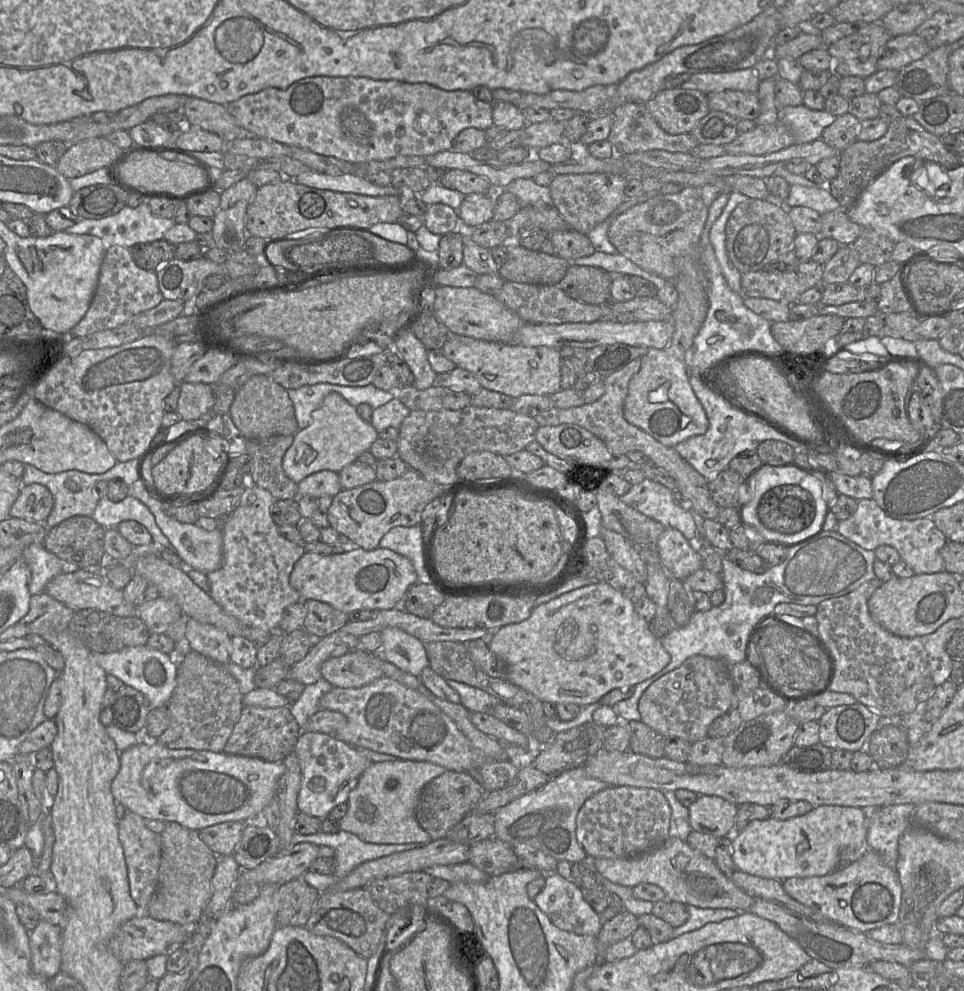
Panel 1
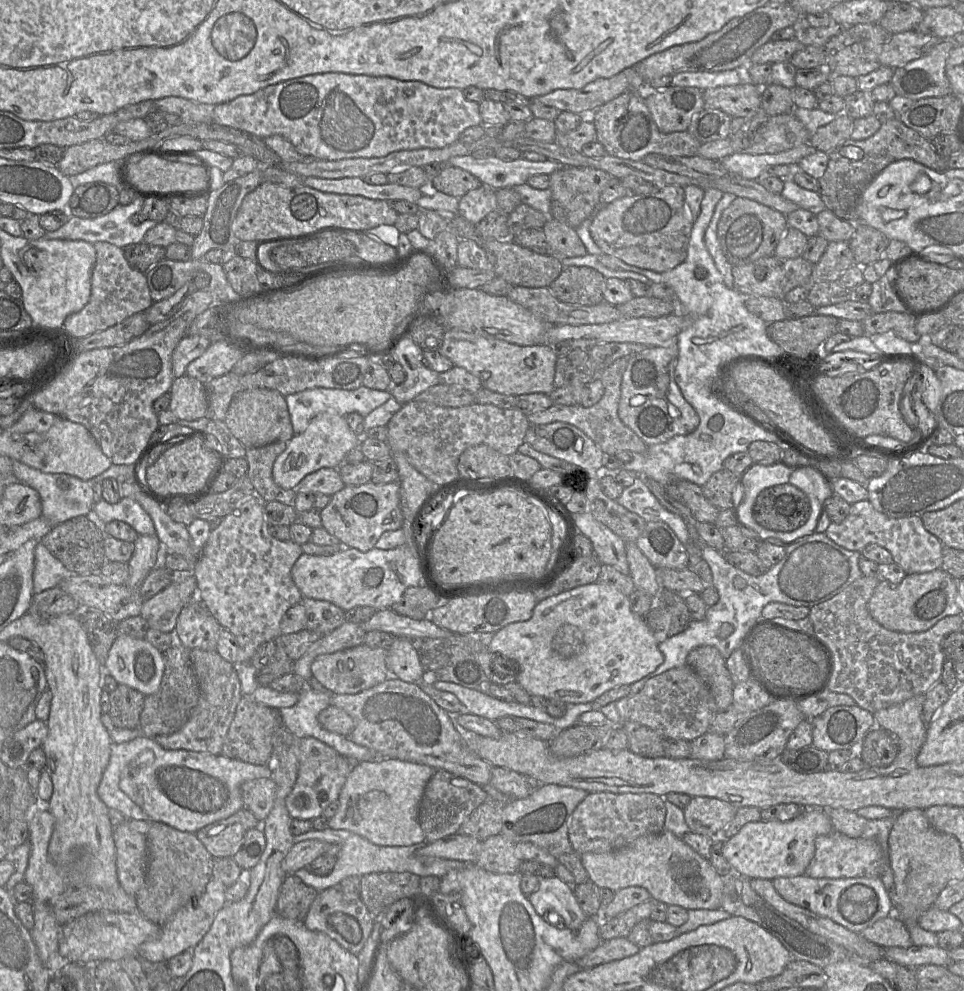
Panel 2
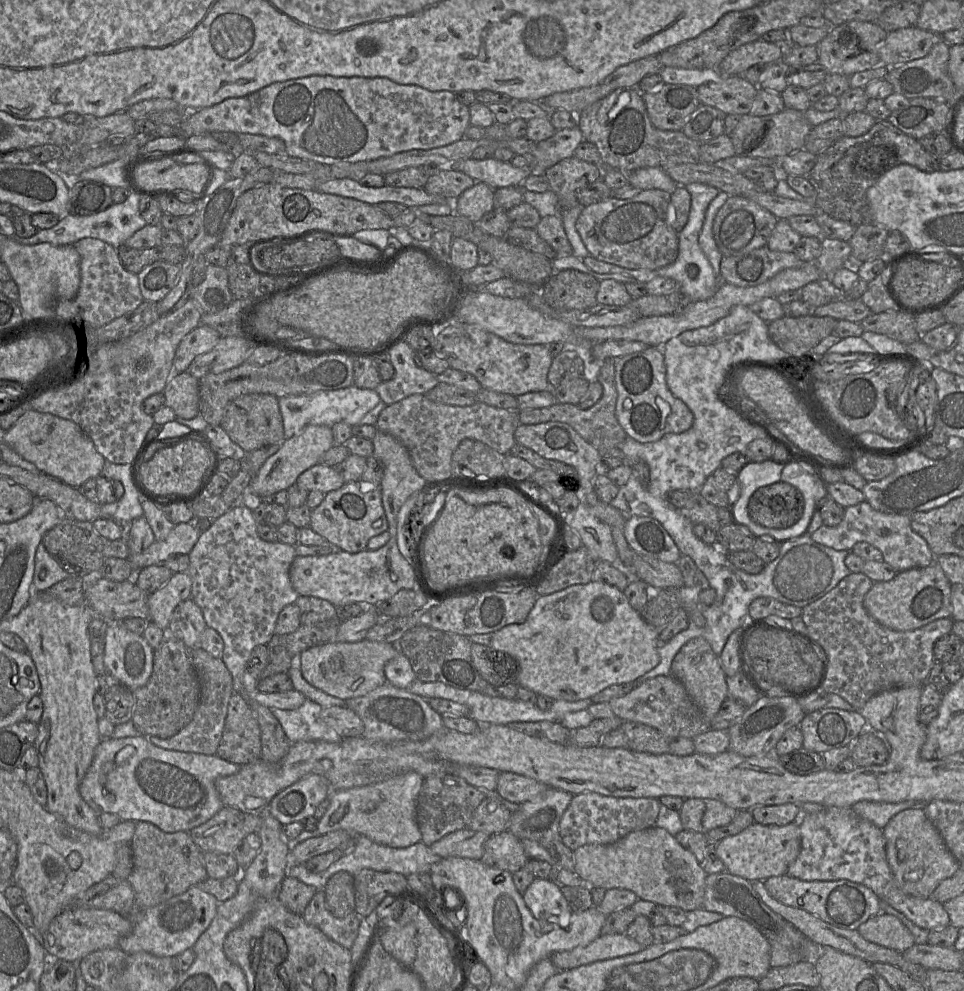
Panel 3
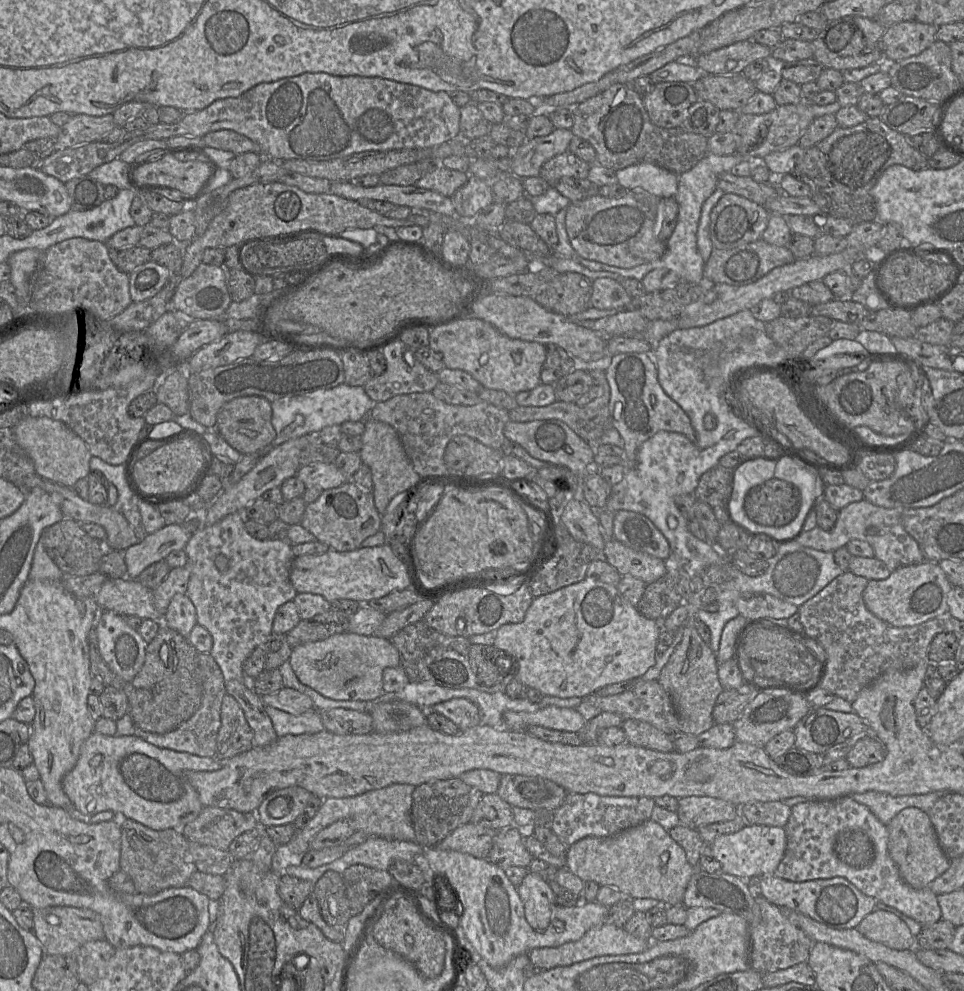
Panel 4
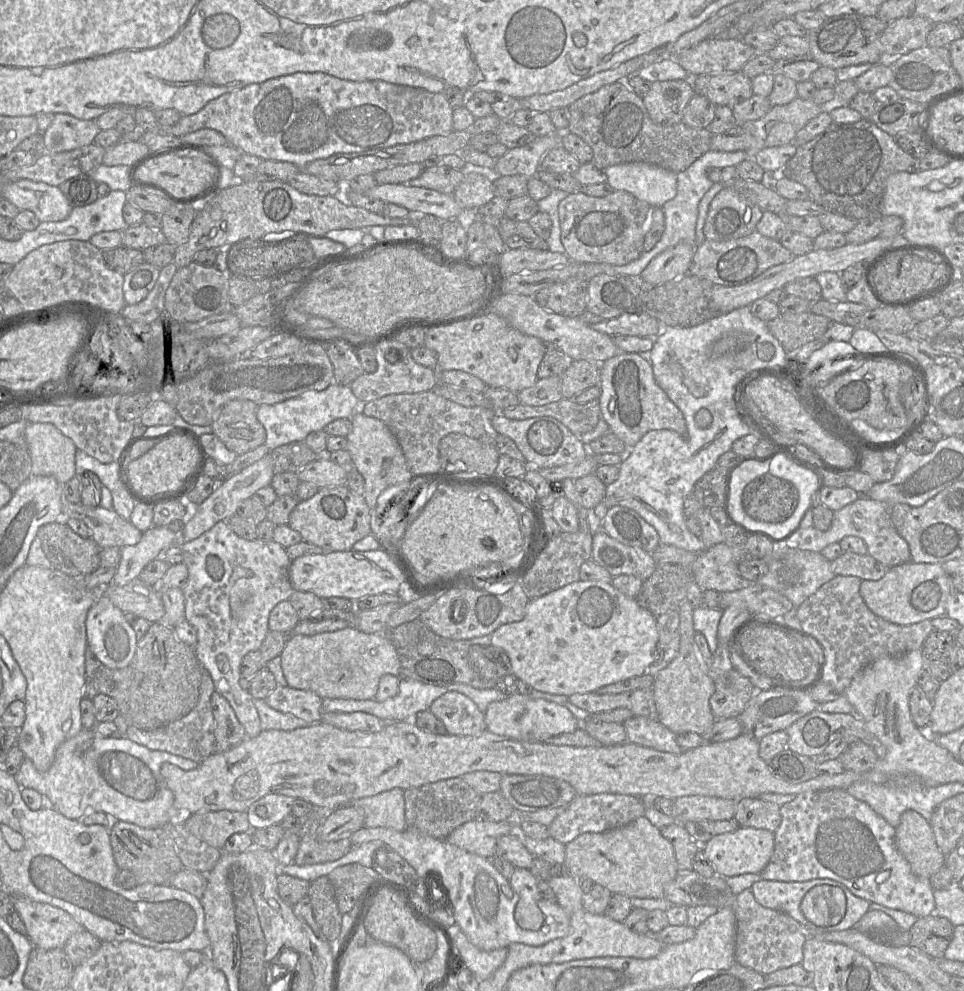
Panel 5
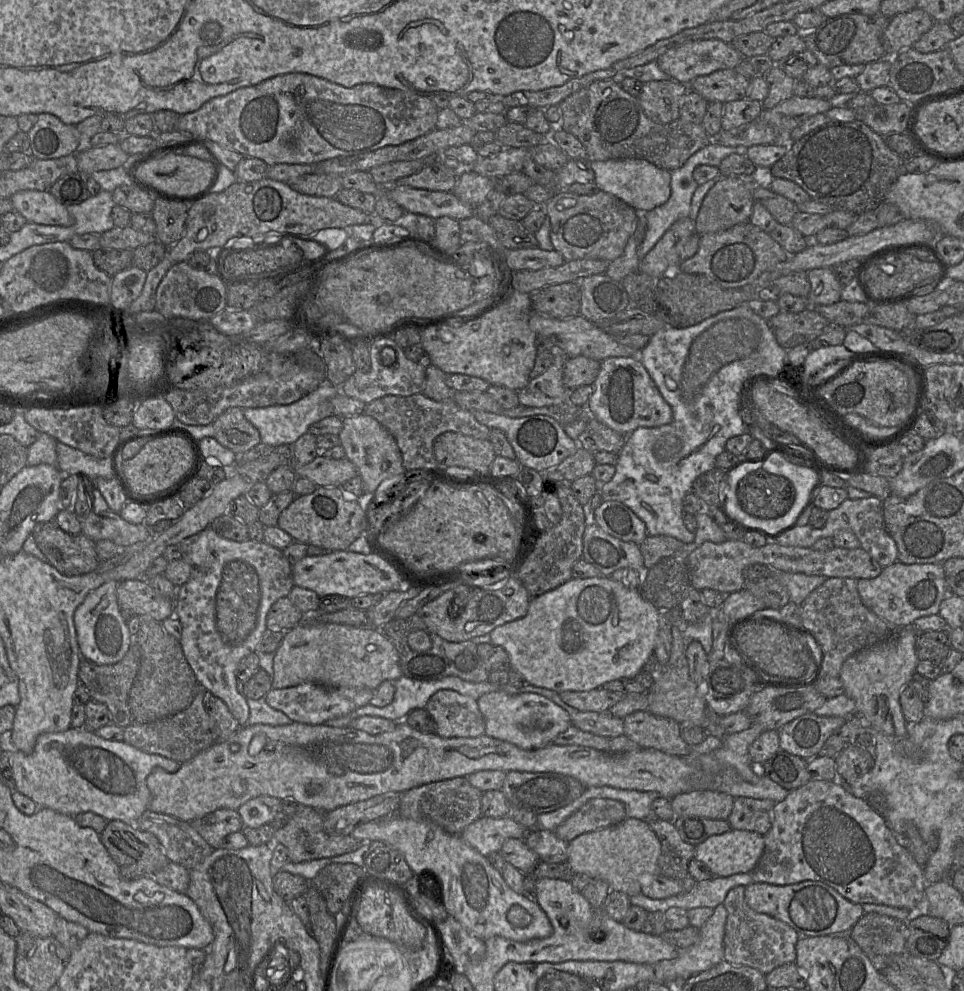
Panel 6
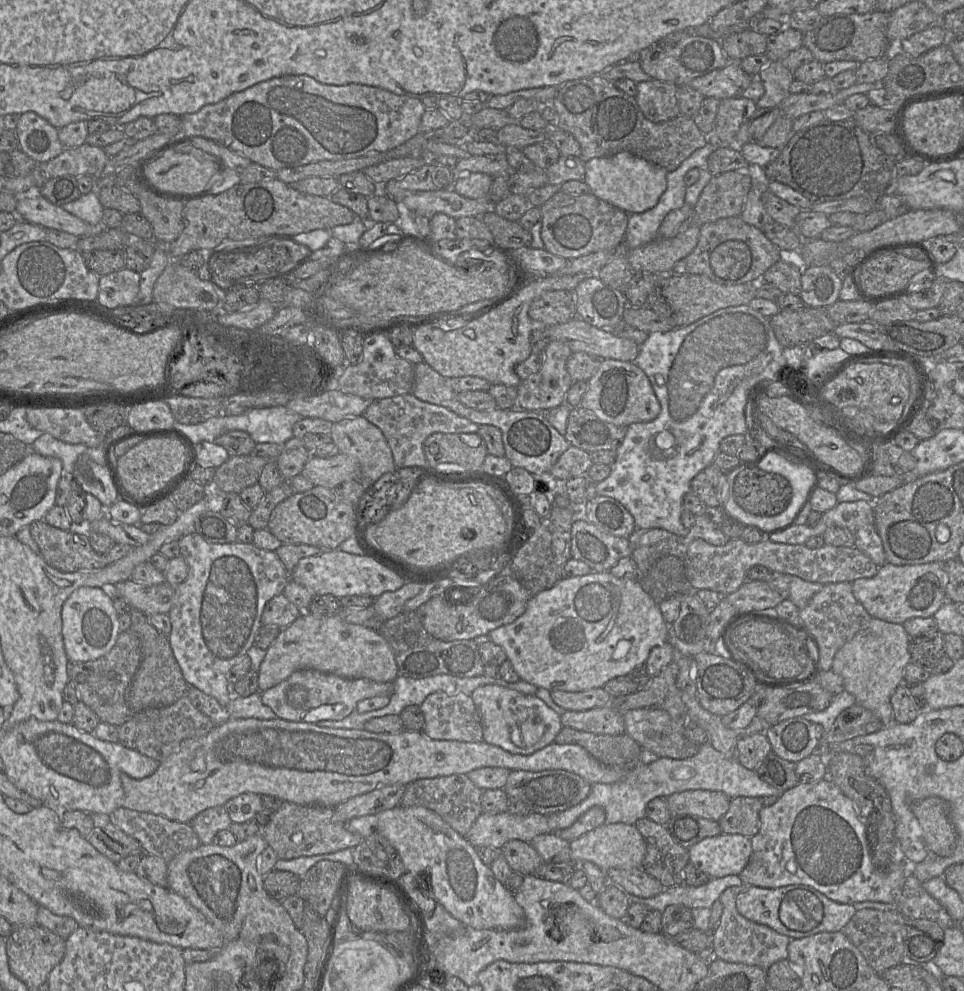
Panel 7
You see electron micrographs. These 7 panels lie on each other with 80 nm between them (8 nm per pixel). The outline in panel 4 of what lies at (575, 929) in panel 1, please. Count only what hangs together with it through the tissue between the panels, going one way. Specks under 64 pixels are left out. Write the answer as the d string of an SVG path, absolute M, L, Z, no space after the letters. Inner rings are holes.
M528 872L517 886L522 900L525 918L535 930L545 930L549 923L552 908L556 905L555 895L549 884L537 874Z

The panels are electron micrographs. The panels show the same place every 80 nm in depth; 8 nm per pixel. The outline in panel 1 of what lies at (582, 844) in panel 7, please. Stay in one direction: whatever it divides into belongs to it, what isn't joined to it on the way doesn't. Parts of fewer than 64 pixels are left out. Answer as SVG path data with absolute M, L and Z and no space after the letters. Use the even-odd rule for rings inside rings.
M669 837L661 846L628 858L595 858L596 871L605 879L633 888L650 883L662 888L668 901L700 908L730 908L748 910L754 897L737 886L723 873L715 861L693 849L686 841Z

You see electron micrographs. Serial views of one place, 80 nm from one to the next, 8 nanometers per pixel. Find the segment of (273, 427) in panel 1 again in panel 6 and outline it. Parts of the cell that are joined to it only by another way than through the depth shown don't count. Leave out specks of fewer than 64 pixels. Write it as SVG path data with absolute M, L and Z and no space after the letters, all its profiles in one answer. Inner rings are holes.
M242 408L226 410L212 425L214 438L236 455L252 449L261 442L259 431L245 418Z

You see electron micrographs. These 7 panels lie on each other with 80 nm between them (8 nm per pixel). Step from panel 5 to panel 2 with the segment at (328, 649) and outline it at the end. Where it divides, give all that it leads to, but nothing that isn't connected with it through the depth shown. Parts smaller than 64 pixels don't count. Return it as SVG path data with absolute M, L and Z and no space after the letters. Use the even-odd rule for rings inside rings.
M367 645L323 654L315 658L311 664L312 677L332 694L357 694L370 689L391 675L386 665L386 648L371 648Z

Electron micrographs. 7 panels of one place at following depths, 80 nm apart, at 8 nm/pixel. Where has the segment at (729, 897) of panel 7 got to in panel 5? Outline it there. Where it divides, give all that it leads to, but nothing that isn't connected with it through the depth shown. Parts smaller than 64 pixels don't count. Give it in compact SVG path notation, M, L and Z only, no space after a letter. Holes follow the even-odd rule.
M751 889L738 893L731 908L736 918L735 961L737 964L751 968L762 975L801 964L804 944L809 935L796 920L783 912L760 905Z

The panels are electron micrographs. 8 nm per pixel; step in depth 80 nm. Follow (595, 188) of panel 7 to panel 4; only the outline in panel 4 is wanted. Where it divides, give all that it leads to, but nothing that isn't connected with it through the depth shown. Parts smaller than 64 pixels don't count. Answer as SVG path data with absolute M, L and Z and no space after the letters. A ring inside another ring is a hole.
M650 163L635 164L616 171L618 184L632 190L641 188L660 197L674 197L678 189L678 175Z

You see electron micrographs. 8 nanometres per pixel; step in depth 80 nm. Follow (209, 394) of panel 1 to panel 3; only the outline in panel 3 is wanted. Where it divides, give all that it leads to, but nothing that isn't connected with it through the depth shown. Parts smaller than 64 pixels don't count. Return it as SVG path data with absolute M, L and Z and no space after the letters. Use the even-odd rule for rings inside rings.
M189 372L173 373L162 392L165 396L164 405L170 407L176 417L188 420L200 414L199 379Z

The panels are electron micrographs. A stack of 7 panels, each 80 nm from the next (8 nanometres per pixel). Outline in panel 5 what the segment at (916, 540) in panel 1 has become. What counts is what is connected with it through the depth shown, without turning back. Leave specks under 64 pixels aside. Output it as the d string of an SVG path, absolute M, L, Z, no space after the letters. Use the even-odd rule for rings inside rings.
M867 495L859 497L853 503L834 511L831 525L827 530L821 531L813 526L799 528L782 544L790 548L821 552L829 544L838 543L846 536L856 536L865 542L868 554L887 568L910 562L908 543L899 535L891 521L890 507L886 503L868 498Z

